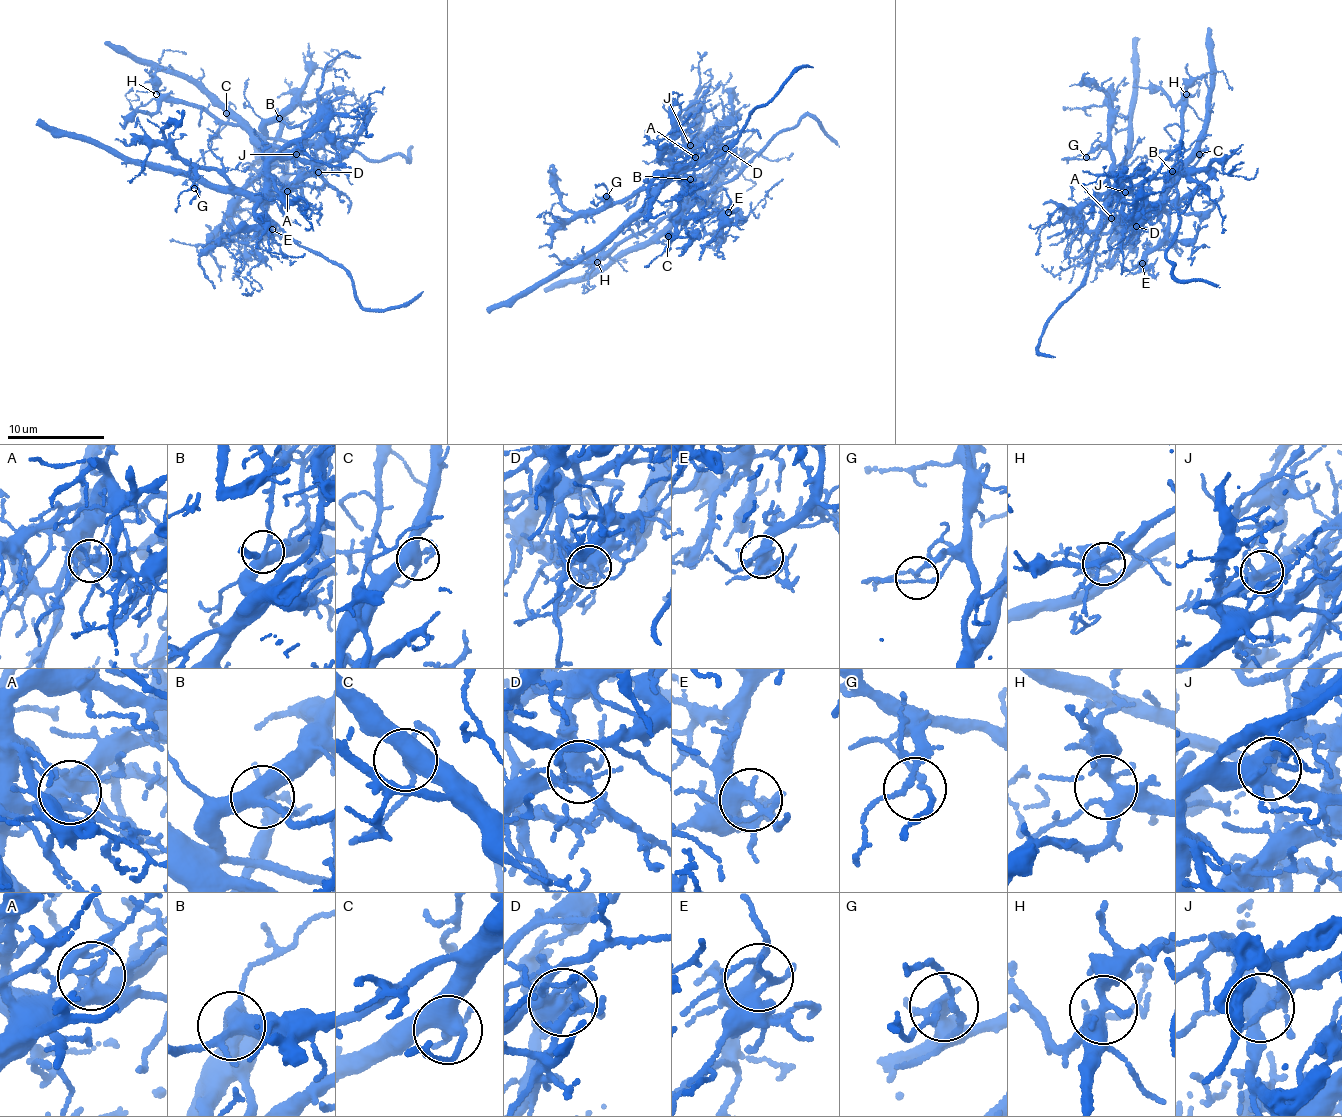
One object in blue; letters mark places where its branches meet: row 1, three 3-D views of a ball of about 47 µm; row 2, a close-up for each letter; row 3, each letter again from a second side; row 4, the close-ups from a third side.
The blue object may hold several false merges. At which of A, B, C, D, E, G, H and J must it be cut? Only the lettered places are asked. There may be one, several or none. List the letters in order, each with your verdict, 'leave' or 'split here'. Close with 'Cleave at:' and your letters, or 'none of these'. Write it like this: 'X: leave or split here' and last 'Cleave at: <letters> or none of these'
A: leave
B: leave
C: leave
D: split here
E: leave
G: leave
H: leave
J: leave
Cleave at: D

